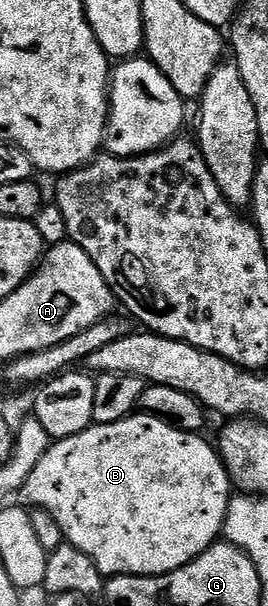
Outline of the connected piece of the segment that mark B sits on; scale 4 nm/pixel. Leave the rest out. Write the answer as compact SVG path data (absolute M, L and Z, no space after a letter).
M132 413L126 419L116 423L95 423L73 437L52 442L45 457L41 457L41 461L37 461L37 469L33 469L33 473L29 473L29 481L25 481L21 495L22 498L28 499L26 502L32 508L53 513L57 525L61 525L64 540L72 543L77 549L81 549L81 553L93 557L93 565L97 565L97 569L103 576L168 575L171 571L176 571L185 564L192 563L202 551L210 549L211 544L220 538L227 504L233 495L231 478L227 475L223 460L219 458L218 450L212 444L210 447L202 437L202 434L193 431L183 431L165 418L146 413Z

